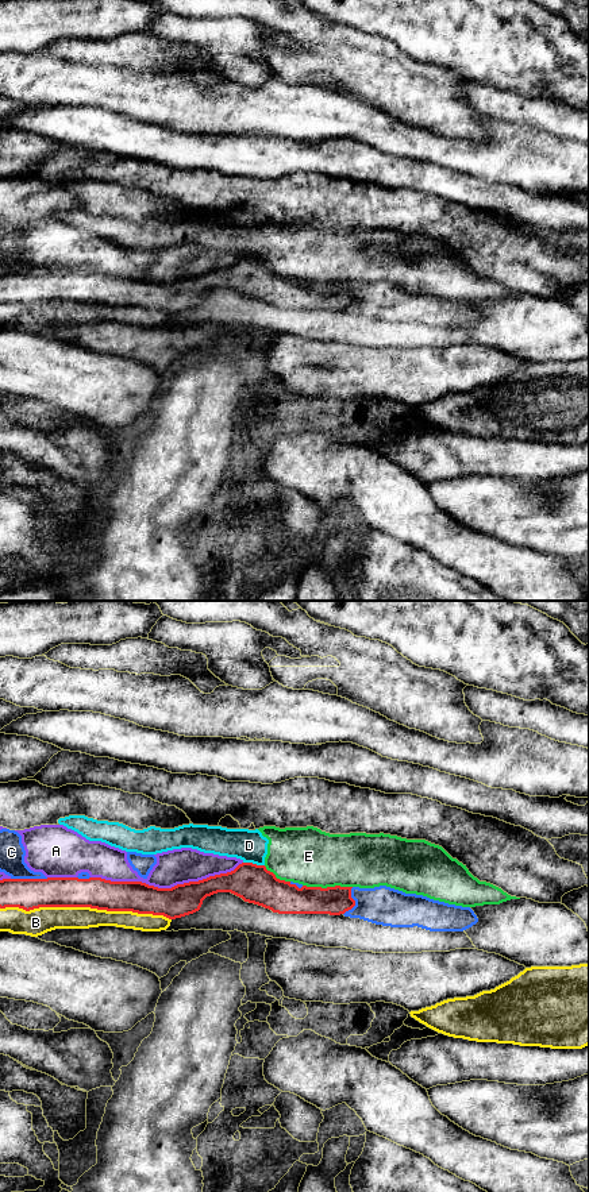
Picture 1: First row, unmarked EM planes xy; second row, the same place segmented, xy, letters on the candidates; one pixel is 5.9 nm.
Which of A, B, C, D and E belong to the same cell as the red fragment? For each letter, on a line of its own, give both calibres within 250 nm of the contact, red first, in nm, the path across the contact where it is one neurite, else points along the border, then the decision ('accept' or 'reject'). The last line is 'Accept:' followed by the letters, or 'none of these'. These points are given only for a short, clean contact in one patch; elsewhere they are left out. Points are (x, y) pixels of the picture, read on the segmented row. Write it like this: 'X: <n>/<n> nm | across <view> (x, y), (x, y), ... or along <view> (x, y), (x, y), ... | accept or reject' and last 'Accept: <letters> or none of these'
A: 190/220 nm | reject
B: 190/140 nm | reject
C: 190/150 nm | reject
D: 220/190 nm | along xy (243, 861), (264, 865) | reject
E: 180/340 nm | reject
Accept: none of these

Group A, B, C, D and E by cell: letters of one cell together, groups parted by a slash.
A / B / C / D E

